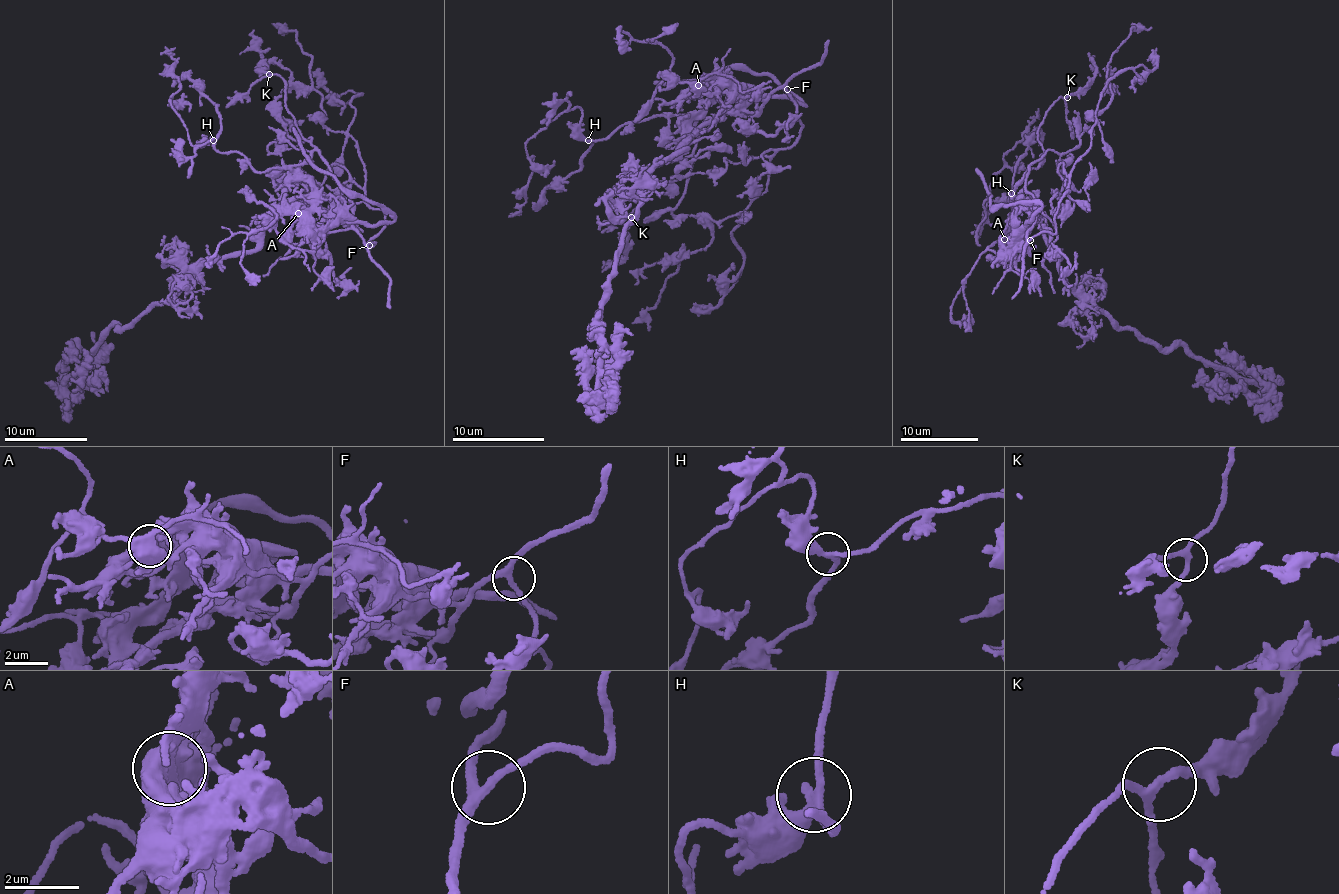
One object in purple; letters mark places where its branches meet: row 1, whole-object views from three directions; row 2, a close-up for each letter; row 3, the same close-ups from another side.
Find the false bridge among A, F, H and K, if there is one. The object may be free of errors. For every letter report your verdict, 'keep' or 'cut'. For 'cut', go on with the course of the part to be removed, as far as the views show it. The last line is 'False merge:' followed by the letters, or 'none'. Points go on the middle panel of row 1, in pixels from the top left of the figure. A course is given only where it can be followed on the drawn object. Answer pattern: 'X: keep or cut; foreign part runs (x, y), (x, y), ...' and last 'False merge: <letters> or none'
A: cut; foreign part runs (698, 86), (729, 76), (762, 102), (698, 133), (653, 115), (590, 141), (565, 110), (525, 144), (509, 215)
F: keep
H: keep
K: keep
False merge: A

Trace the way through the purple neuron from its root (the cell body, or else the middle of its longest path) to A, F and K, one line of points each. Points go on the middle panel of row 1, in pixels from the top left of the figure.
A: (715, 121), (725, 107), (698, 86)
F: (715, 121), (724, 115), (752, 112), (776, 90), (787, 89)
K: (715, 121), (685, 117), (697, 139), (694, 150), (685, 158), (653, 167), (642, 203), (631, 217)

